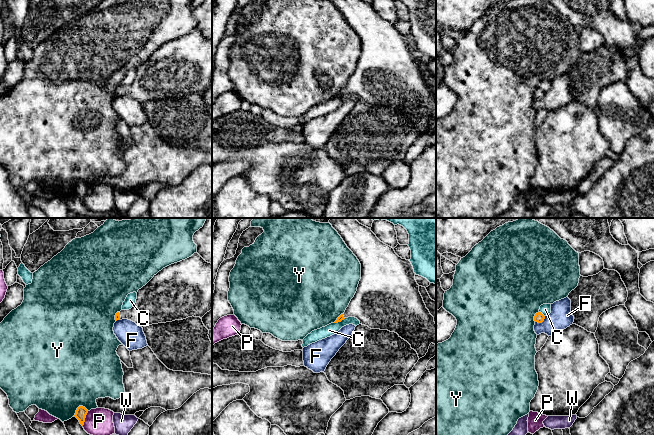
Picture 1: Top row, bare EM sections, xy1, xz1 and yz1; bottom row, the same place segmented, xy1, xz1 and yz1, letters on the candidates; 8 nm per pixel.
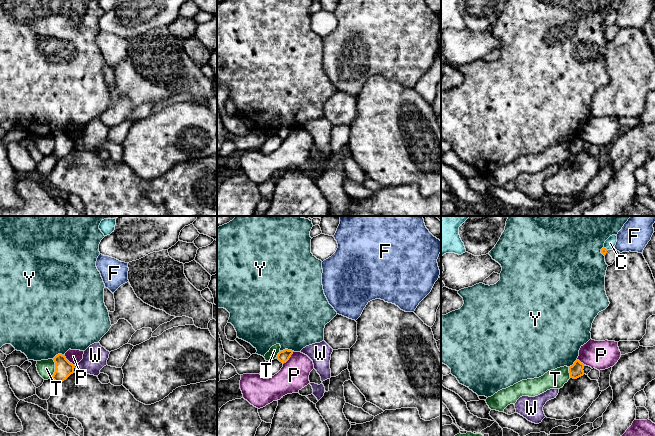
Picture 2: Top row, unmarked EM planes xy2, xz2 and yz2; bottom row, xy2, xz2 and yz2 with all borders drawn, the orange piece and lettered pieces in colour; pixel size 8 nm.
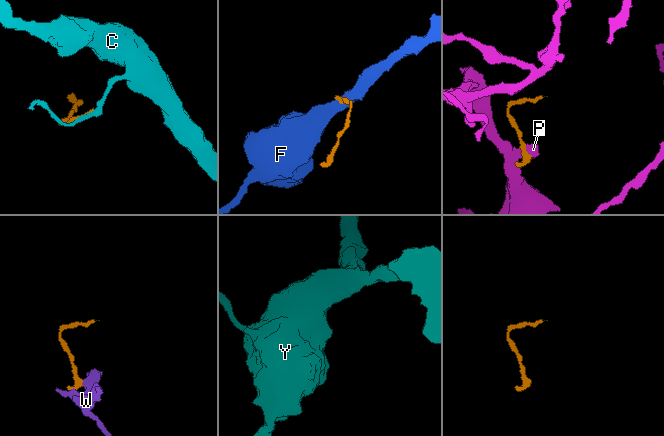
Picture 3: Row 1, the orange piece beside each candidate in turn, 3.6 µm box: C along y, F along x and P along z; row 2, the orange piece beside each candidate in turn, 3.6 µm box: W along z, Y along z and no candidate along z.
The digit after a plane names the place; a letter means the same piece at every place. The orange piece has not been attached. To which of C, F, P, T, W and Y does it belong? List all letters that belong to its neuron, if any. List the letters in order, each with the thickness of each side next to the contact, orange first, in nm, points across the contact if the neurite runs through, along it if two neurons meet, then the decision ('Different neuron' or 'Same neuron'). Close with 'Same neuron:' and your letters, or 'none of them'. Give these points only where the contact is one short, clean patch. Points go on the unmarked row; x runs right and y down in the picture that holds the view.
C: Thickness 80 nm (orange) against 90 nm. Boundary: yz1 (539, 87), (544, 92). Different neuron
F: Thickness 80 nm (orange) against 180 nm. Boundary: yz1 (545, 92), (541, 98), (535, 98). Different neuron
P: Thickness 90 nm (orange) against 220 nm. Boundary: xy1 (88, 187), (82, 201). Different neuron
T: Thickness 140 nm (orange) against 140 nm. Boundary: xy2 (53, 135), (54, 149), (51, 153). Different neuron
W: Thickness 140 nm (orange) against 200 nm. Different neuron
Y: Thickness 90 nm (orange) against 500 nm. Different neuron
Same neuron: none of them

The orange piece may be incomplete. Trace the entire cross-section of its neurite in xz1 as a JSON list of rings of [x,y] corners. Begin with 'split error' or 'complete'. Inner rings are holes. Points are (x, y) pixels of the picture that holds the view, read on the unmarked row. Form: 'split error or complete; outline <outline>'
split error; outline [[[362,0],[331,1],[361,40],[361,55],[357,67],[345,88],[334,99],[341,98],[348,93],[355,93],[360,97],[360,100],[368,102],[371,105],[395,108],[411,121],[411,124],[417,128],[419,135],[424,133],[428,128],[430,120],[433,119],[436,121],[436,99],[434,98],[434,93],[426,84],[419,68],[419,61],[415,56],[415,49],[411,38],[399,33],[392,23],[381,18],[370,4]]]

